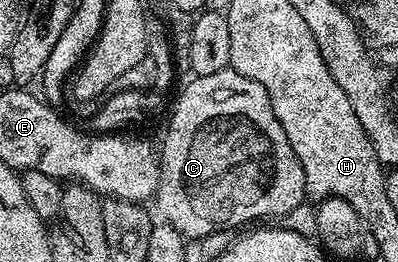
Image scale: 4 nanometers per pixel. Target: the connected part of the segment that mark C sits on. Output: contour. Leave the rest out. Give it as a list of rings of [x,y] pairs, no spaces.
[[[230,68],[221,72],[213,72],[213,76],[192,77],[190,81],[191,83],[180,92],[179,99],[175,102],[175,111],[171,114],[167,135],[163,138],[163,150],[161,146],[161,177],[157,203],[159,202],[159,210],[163,213],[160,214],[162,221],[173,224],[173,228],[180,230],[184,238],[190,240],[209,236],[209,232],[243,228],[248,224],[258,223],[255,222],[258,218],[275,218],[278,214],[280,217],[293,212],[293,208],[297,208],[297,204],[301,204],[308,197],[305,172],[289,144],[289,136],[285,136],[285,128],[281,128],[277,116],[273,116],[273,104],[269,104],[269,92],[265,92],[265,88],[261,88],[261,84],[257,84],[257,80],[253,80],[249,76],[241,76],[236,70]]]

